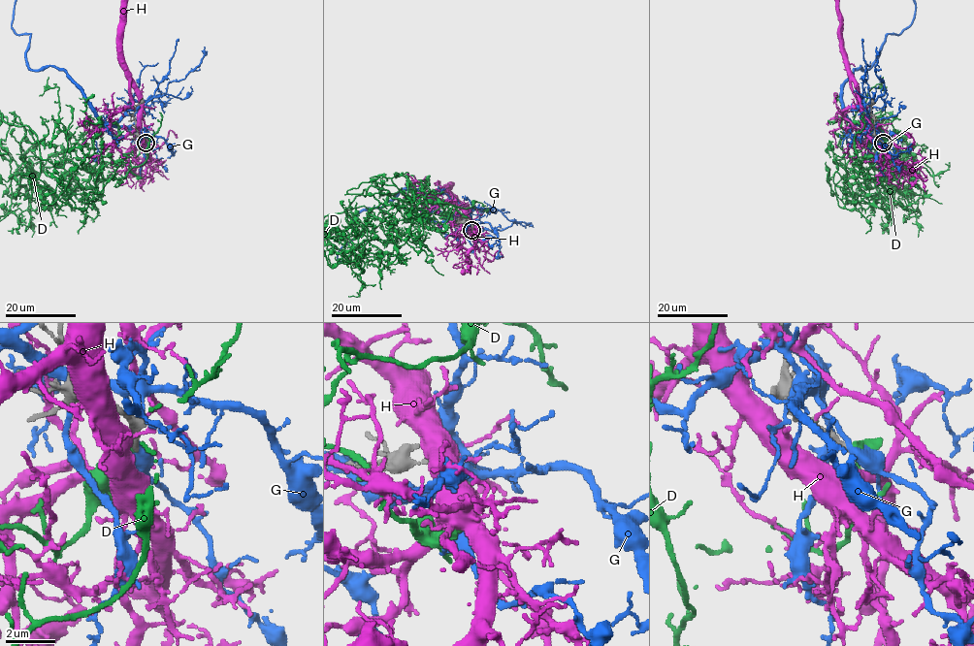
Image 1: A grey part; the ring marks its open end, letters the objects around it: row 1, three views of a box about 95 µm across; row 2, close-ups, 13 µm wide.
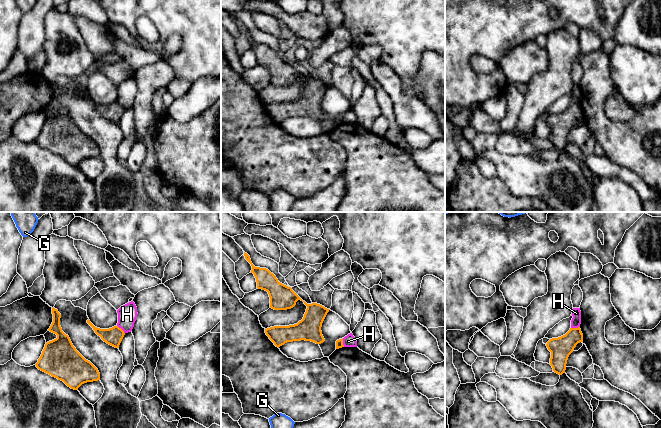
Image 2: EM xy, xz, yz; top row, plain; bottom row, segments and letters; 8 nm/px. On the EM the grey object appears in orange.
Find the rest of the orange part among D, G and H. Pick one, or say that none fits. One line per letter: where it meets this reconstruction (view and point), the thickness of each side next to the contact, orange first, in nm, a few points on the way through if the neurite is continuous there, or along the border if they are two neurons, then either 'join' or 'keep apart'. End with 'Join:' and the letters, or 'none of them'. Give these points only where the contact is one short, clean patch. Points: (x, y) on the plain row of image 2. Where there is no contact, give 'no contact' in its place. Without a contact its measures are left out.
D: no contact; join
G: no contact; keep apart
H: meets orange in xy at (121, 105); 150 nm thick on the orange side, 160 nm on the other; border along xy (117, 101), (124, 109); keep apart
Join: D

